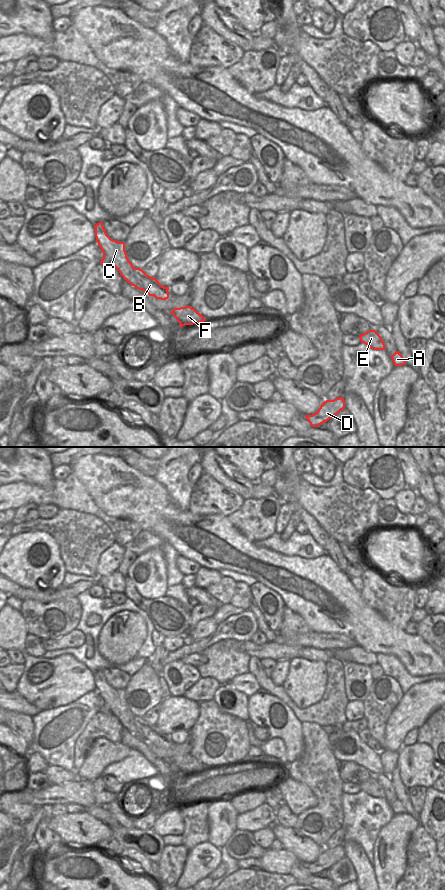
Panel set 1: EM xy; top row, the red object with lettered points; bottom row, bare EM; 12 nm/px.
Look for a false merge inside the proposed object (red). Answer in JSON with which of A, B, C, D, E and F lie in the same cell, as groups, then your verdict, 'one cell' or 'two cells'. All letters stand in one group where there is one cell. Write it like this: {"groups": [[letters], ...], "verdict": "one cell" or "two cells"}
{"groups": [["A", "B", "D", "E", "F"], ["C"]], "verdict": "two cells"}

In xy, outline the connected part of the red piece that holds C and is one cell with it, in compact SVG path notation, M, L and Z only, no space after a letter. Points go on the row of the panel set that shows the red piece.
M103 222L94 225L96 242L103 254L107 255L113 266L119 271L120 275L129 284L138 290L143 289L143 284L133 274L133 265L127 257L125 243L111 239L103 226Z

